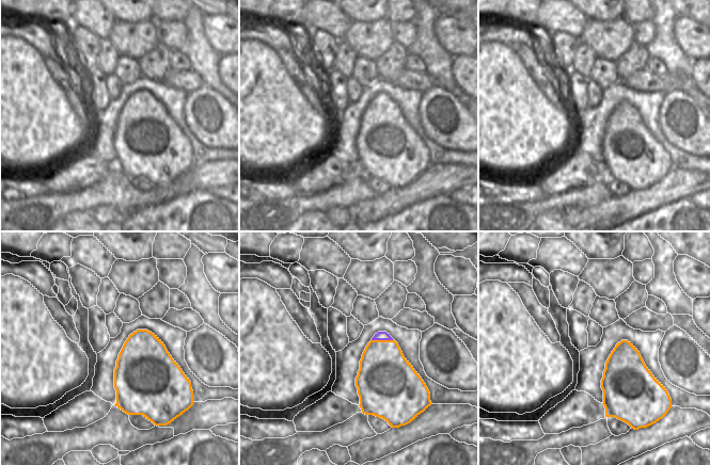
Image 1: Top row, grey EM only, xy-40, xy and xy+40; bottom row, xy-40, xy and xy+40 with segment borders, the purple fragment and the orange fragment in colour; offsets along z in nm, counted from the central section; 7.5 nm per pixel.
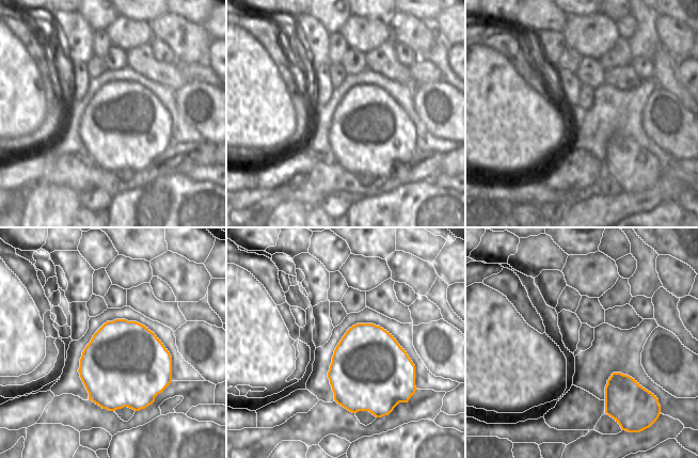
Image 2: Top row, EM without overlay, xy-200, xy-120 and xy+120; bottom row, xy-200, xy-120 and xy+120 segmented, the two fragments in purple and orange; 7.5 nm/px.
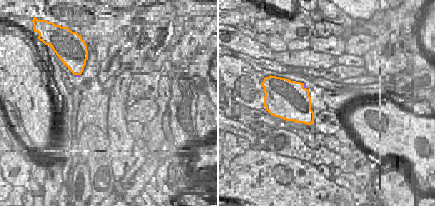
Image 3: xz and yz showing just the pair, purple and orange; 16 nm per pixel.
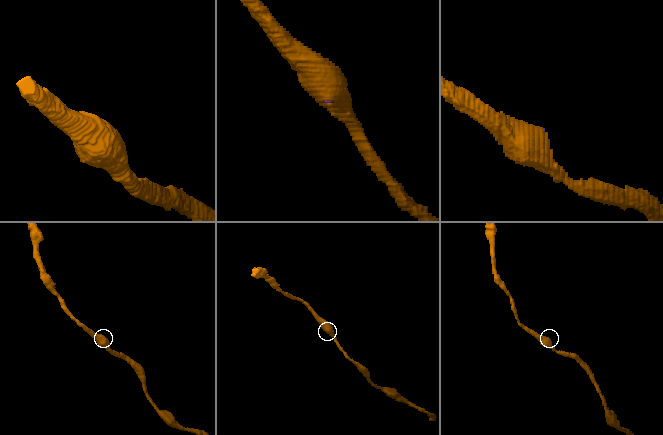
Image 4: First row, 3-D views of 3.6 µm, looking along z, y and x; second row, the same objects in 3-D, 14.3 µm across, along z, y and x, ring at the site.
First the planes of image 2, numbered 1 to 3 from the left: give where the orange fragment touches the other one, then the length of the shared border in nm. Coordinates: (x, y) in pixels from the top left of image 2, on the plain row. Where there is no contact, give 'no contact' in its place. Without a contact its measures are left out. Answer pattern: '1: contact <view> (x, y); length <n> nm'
1: no contact
2: no contact
3: no contact

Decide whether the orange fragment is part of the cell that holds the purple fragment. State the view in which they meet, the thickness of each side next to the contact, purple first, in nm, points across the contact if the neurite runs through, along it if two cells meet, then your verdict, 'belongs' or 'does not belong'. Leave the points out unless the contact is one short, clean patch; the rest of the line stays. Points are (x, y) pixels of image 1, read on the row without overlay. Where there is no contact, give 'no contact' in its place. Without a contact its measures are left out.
contact in xy; calibres 60 and 380 nm; border xy (393, 100), (372, 101); does not belong

